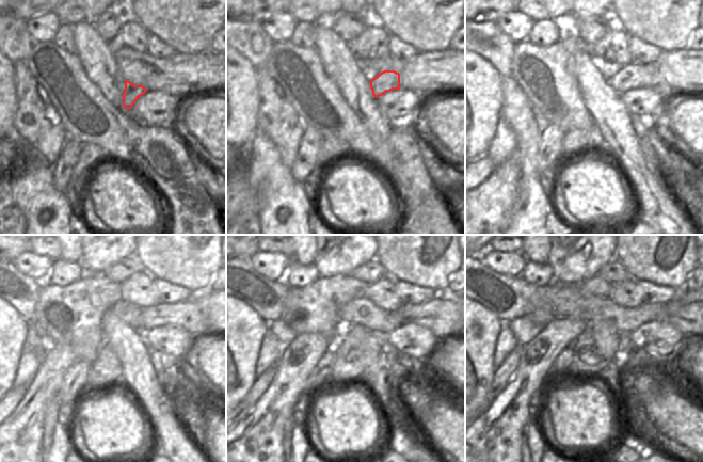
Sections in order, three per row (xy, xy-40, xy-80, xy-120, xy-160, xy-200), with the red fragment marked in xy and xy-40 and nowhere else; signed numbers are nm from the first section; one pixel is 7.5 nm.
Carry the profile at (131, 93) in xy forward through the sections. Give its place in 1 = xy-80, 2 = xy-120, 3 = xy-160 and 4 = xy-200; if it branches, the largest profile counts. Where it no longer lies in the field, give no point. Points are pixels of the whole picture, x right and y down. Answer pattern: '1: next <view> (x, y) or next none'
1: next xy-80 (634, 75)
2: next xy-120 (190, 315)
3: next xy-160 (442, 315)
4: next xy-200 (681, 315)

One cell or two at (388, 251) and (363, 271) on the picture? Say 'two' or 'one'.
two

